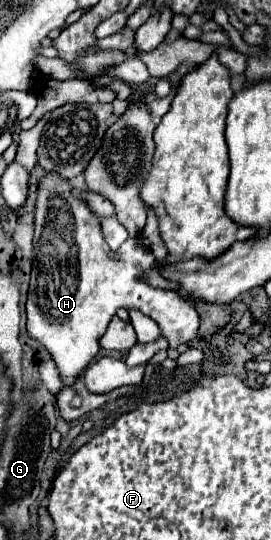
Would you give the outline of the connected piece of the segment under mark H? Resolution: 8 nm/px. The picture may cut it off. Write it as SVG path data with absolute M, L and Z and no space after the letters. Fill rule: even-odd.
M47 174L47 176L43 178L41 186L39 186L39 192L37 192L37 202L35 202L37 210L35 210L35 238L33 238L33 270L31 270L29 298L27 298L27 334L29 334L31 338L35 338L37 342L41 342L41 344L47 348L47 352L49 352L49 354L51 354L51 358L53 358L53 362L57 364L57 370L59 370L61 382L63 382L65 386L75 384L75 380L83 374L83 370L85 370L85 368L91 364L91 360L99 354L99 338L105 334L105 330L107 330L107 326L109 326L111 318L115 316L115 310L117 310L117 308L139 306L143 314L151 316L151 318L159 324L161 334L169 340L169 348L181 348L181 346L183 346L183 344L187 344L189 340L195 340L195 338L197 338L197 328L199 328L197 310L193 308L193 304L191 304L191 302L185 302L185 300L179 296L179 292L173 292L173 290L169 292L169 290L151 288L151 286L143 280L143 272L147 272L147 270L149 270L149 268L153 268L153 264L155 264L155 258L153 258L153 254L149 252L149 249L141 245L138 238L130 237L119 247L117 252L111 252L111 248L109 248L109 246L107 246L107 242L103 240L99 218L97 218L97 216L95 216L95 214L87 208L87 204L85 204L85 202L81 202L81 200L73 198L71 190L73 190L71 182L69 182L69 180L63 180L63 178L61 178L61 176L57 176L57 174Z

